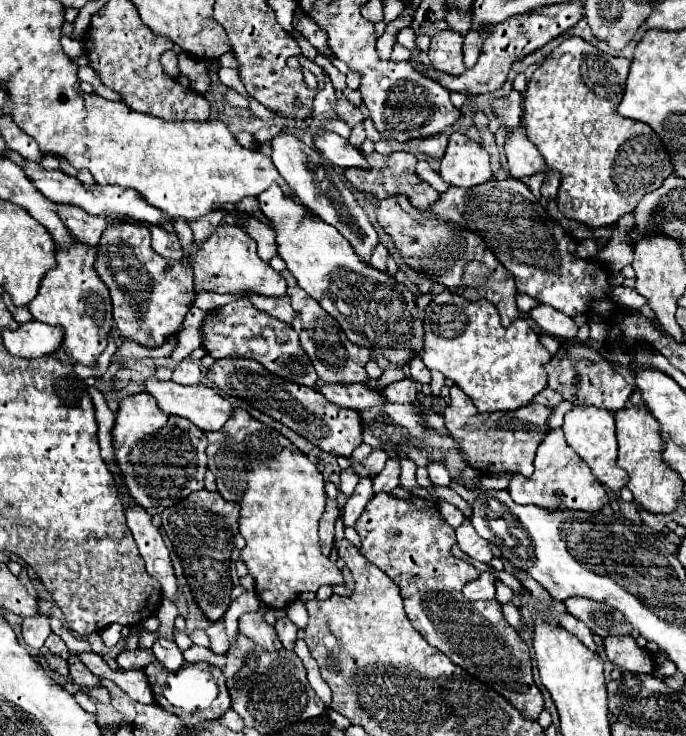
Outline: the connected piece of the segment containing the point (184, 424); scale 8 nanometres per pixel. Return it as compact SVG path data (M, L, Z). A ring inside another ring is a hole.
M148 392L126 396L120 402L112 436L116 460L128 484L130 496L144 508L174 506L190 492L204 488L206 472L206 434L182 416L160 412Z

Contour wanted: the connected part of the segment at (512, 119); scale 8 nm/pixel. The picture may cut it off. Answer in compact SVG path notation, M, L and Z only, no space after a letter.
M512 90L508 94L508 98L504 100L494 100L492 102L492 110L500 116L502 124L506 124L508 132L510 128L516 128L520 124L520 116L522 116L522 94Z

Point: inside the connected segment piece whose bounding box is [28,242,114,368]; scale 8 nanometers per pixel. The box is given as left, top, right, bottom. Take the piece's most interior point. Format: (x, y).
(71, 296)

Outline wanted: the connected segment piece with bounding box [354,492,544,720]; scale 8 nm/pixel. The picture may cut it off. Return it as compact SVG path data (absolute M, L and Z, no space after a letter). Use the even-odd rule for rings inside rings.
M378 492L366 504L354 530L360 534L366 560L400 586L404 610L426 642L516 704L524 718L536 720L544 708L544 700L532 680L530 650L506 622L502 606L496 600L472 602L462 596L462 586L476 580L480 572L470 562L452 556L450 548L456 542L454 528L446 524L436 504L428 500L428 508L420 510L412 502Z

